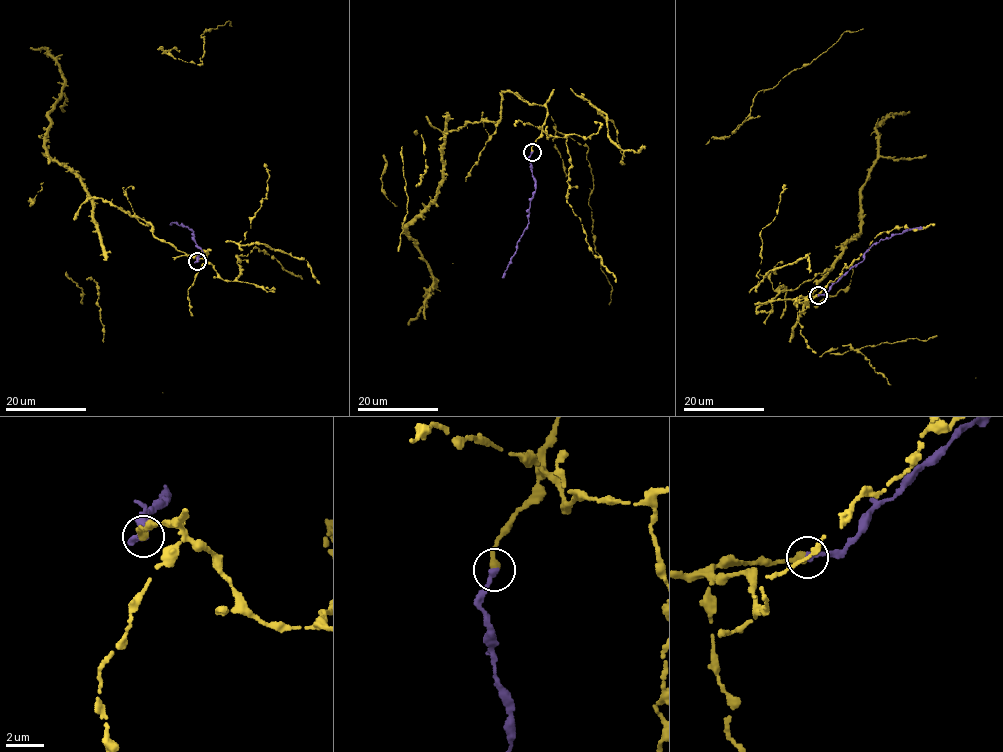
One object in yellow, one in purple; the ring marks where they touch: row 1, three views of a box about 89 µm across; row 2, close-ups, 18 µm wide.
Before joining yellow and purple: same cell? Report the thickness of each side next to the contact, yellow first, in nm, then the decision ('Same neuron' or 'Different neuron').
Thickness 400 nm (yellow) against 360 nm. Same neuron

